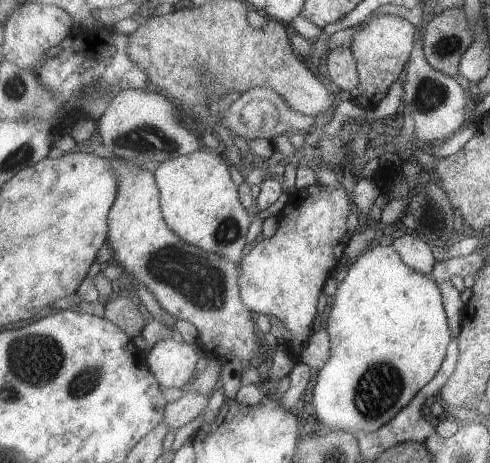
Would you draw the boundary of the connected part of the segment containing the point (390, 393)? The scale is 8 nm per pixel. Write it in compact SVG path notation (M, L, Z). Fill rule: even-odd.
M392 244L370 248L366 253L359 256L357 260L351 262L346 272L346 277L337 286L337 290L333 295L333 302L327 323L327 332L330 336L330 357L323 369L319 371L318 376L316 376L314 389L308 393L308 396L313 396L315 418L322 424L321 428L317 431L319 436L329 434L329 432L341 432L341 430L351 431L356 434L369 433L384 427L385 424L399 415L405 406L408 406L424 386L427 386L437 376L447 358L449 342L451 342L449 318L447 318L447 312L445 312L445 302L443 302L443 294L439 290L439 284L435 283L432 276L411 268Z

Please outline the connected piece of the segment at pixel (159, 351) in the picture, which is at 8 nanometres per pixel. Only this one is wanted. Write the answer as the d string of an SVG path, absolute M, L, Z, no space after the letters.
M176 336L154 344L147 356L147 366L163 387L186 390L195 379L195 368L202 355L197 343L189 344Z

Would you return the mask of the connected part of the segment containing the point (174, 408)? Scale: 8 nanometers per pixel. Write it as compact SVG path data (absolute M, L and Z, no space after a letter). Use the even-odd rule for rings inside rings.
M186 390L184 395L179 400L174 400L168 403L166 409L165 422L169 430L178 430L185 426L188 422L195 420L209 404L209 397L201 396L199 392L193 394L191 391ZM176 402L178 405L174 405Z

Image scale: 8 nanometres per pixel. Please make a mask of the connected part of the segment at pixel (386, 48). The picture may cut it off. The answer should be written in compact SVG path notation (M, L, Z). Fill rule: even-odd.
M373 14L363 26L365 28L355 34L351 46L358 62L360 85L348 96L353 102L372 110L387 96L391 85L404 78L407 63L415 48L418 28L416 22L389 14Z

